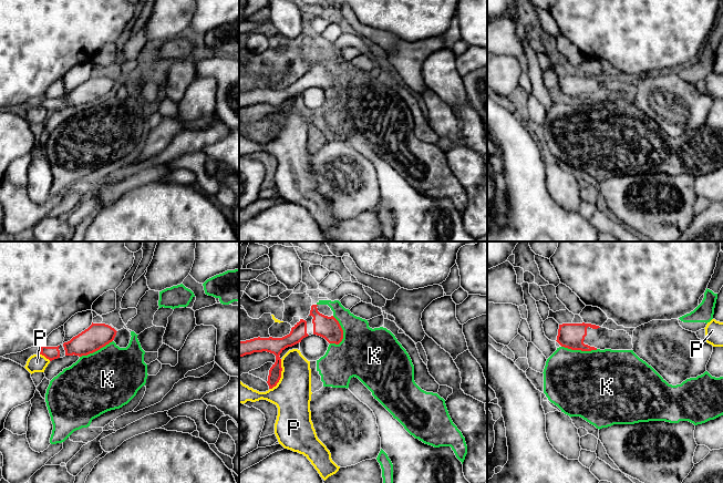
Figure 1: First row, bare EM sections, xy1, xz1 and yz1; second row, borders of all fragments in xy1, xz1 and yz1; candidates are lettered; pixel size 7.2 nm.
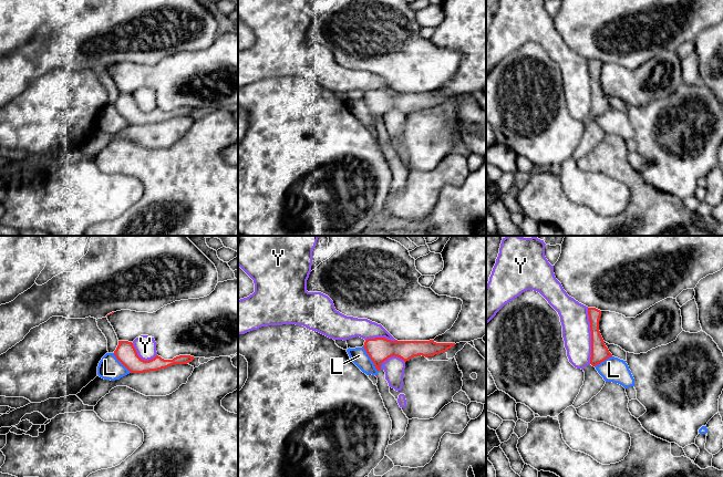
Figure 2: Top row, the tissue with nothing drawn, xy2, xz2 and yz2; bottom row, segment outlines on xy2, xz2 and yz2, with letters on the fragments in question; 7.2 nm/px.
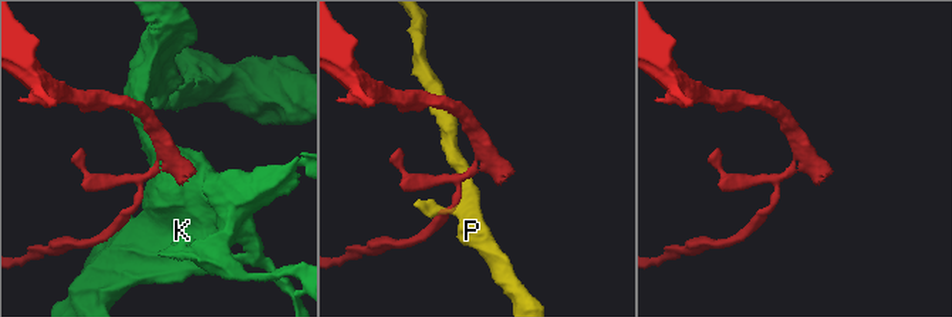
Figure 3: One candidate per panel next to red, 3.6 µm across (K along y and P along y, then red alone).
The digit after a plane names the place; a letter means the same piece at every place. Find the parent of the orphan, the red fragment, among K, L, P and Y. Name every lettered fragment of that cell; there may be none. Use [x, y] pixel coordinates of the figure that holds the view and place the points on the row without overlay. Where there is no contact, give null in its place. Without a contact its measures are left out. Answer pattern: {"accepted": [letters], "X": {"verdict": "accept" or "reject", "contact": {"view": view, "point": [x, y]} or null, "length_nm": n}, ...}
{"accepted": [], "K": {"verdict": "reject", "contact": {"view": "xz1", "point": [342, 82]}, "length_nm": 220}, "L": {"verdict": "reject", "contact": {"view": "xz2", "point": [370, 110]}, "length_nm": 220}, "P": {"verdict": "reject", "contact": {"view": "xz1", "point": [280, 127]}, "length_nm": 240}, "Y": {"verdict": "reject", "contact": {"view": "yz2", "point": [591, 87]}, "length_nm": 400}}

